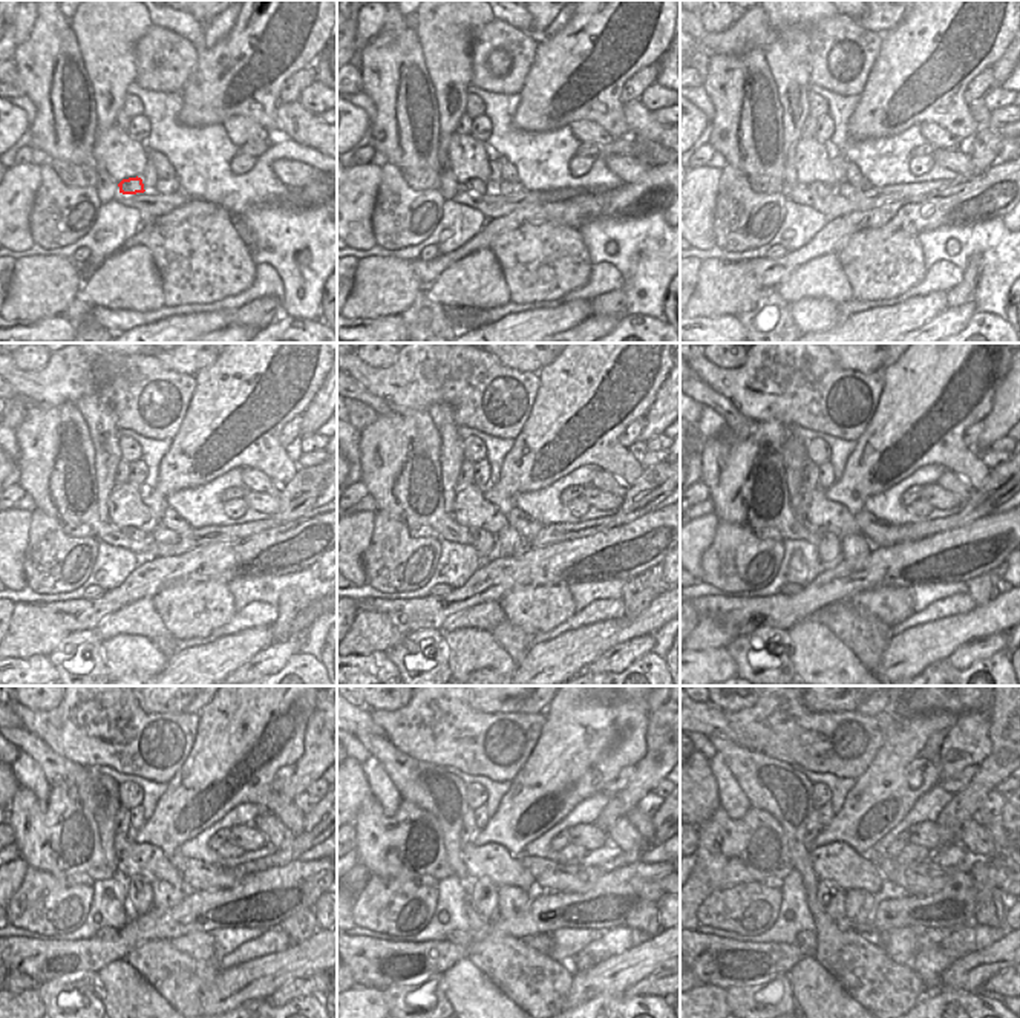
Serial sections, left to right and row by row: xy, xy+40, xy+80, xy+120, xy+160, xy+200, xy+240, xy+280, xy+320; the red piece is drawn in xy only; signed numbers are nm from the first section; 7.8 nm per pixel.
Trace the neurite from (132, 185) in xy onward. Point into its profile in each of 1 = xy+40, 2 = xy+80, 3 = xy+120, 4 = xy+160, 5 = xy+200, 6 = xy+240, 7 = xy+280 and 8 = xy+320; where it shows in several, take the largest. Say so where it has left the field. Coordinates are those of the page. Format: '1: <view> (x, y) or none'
1: xy+40 (474, 185)
2: xy+80 (823, 190)
3: xy+120 (134, 533)
4: xy+160 (484, 542)
5: xy+200 (829, 547)
6: xy+240 (140, 897)
7: xy+280 (483, 893)
8: xy+320 (830, 897)

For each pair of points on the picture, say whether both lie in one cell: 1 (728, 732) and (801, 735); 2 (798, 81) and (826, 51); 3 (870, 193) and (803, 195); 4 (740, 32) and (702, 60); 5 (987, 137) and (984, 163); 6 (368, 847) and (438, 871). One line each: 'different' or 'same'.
1: different
2: different
3: same
4: different
5: same
6: same

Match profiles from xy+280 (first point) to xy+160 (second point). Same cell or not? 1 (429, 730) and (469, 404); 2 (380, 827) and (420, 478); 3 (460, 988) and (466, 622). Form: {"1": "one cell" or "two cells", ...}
{"1": "one cell", "2": "one cell", "3": "two cells"}

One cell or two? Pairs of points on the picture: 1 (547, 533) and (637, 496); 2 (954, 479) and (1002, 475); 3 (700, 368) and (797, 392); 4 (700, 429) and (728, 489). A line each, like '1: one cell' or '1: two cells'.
1: one cell
2: two cells
3: one cell
4: two cells

